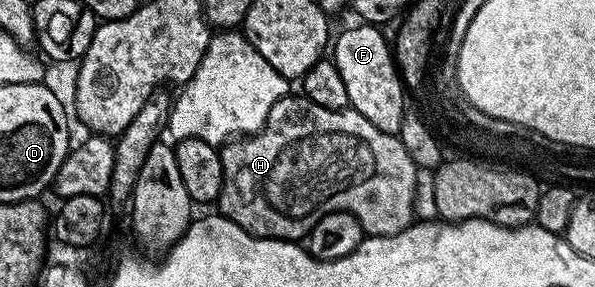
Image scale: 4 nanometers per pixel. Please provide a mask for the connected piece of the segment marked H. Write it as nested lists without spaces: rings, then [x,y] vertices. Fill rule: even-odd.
[[[291,94],[272,106],[261,130],[221,145],[220,151],[222,189],[216,201],[217,211],[254,236],[298,242],[324,214],[333,212],[353,212],[366,236],[400,234],[400,230],[415,223],[414,195],[420,169],[408,158],[408,150],[404,150],[395,133],[372,126],[364,114],[352,107],[328,110],[306,96]]]

